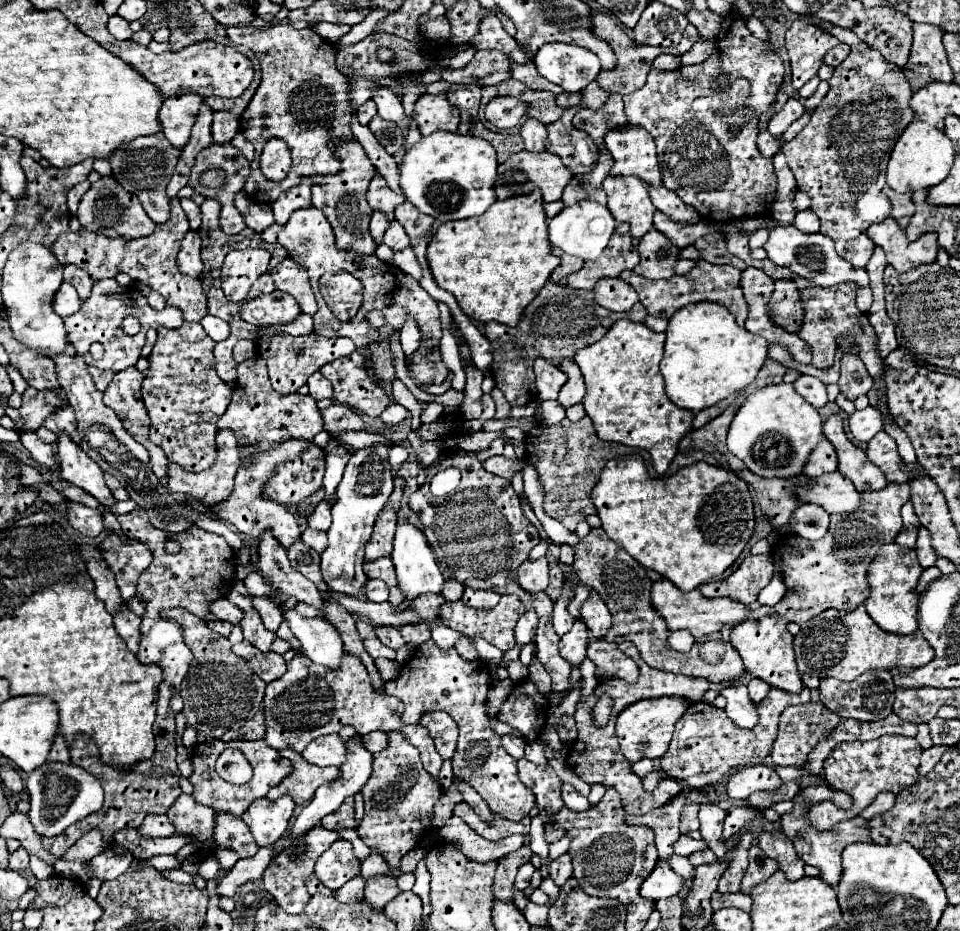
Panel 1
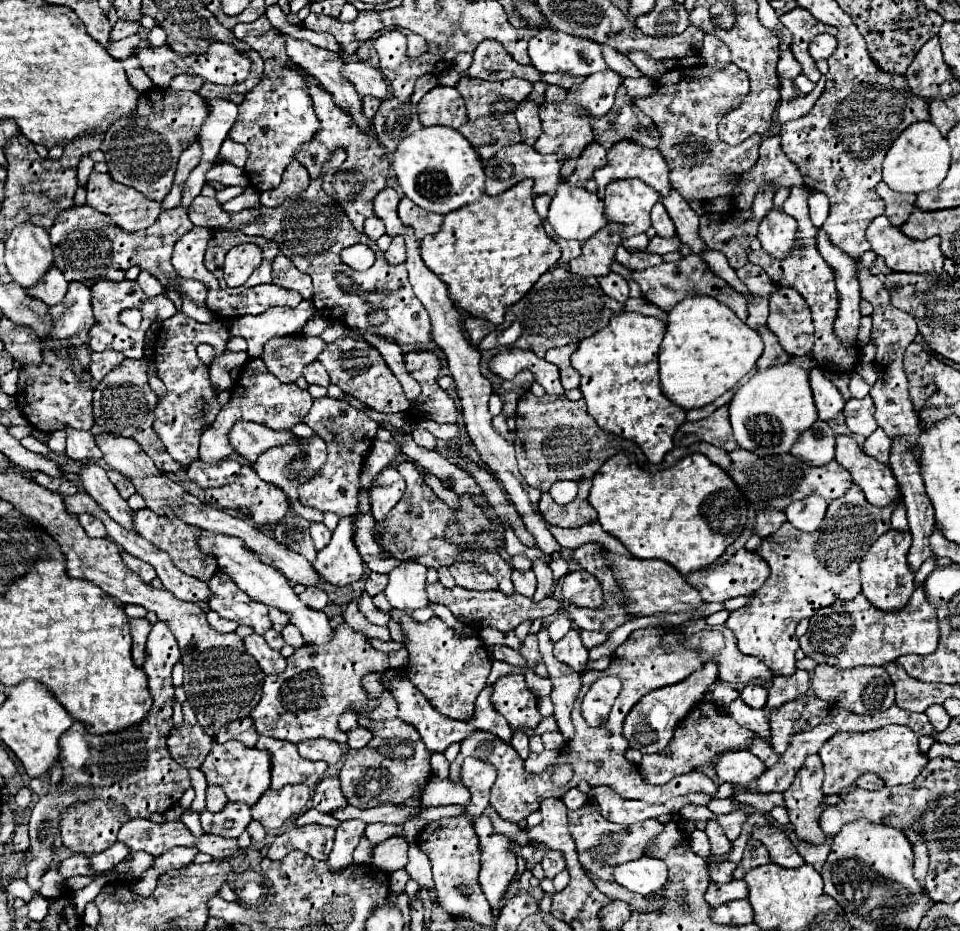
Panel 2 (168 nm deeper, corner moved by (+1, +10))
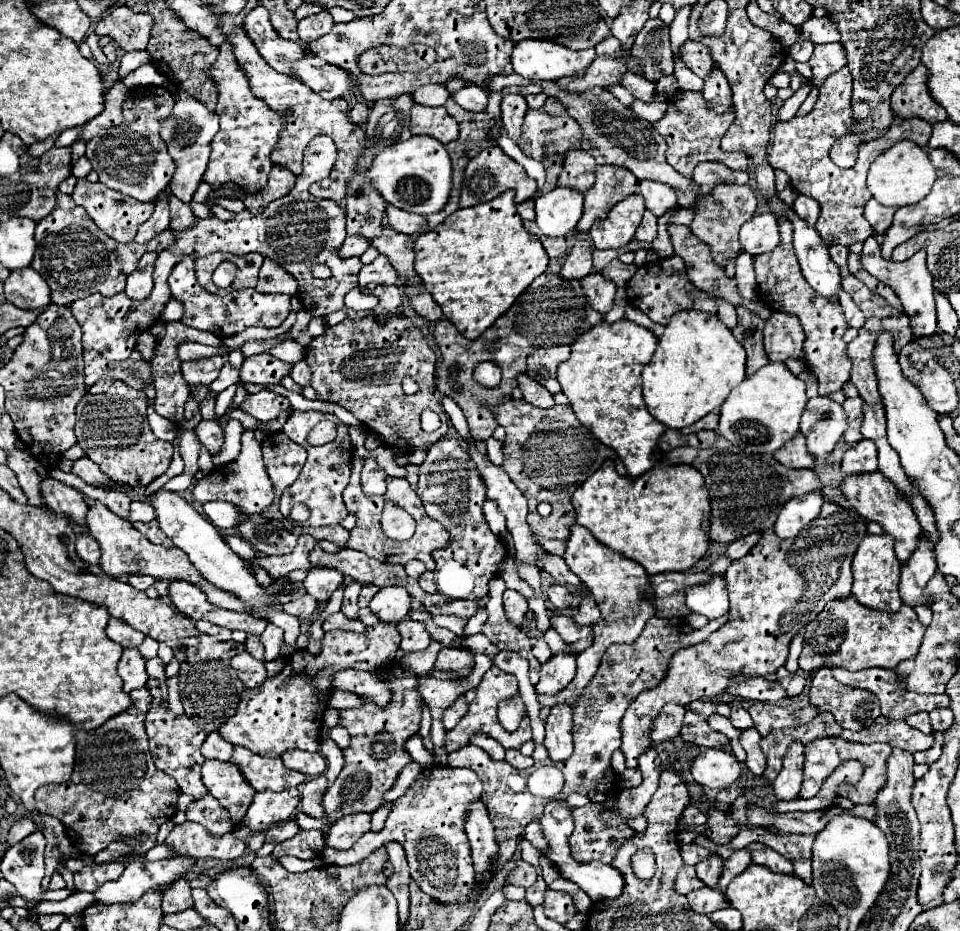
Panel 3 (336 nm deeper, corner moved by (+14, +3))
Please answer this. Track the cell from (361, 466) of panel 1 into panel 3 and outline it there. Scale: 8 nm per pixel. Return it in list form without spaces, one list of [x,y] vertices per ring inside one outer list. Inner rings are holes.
[[[313,567],[305,579],[305,591],[319,603],[327,603],[333,591],[343,583],[343,575],[333,569]]]

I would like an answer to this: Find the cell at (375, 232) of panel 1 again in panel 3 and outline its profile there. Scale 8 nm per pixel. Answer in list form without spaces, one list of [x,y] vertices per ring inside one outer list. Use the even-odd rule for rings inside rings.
[[[351,235],[343,241],[341,249],[339,249],[339,255],[341,259],[347,259],[347,257],[361,257],[365,253],[365,249],[369,247],[369,243],[365,243],[365,239],[357,239],[357,235]]]

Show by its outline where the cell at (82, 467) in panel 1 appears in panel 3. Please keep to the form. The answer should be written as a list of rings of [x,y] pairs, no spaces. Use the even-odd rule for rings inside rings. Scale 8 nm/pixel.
[[[99,501],[95,505],[89,507],[89,519],[87,519],[87,527],[89,527],[89,535],[101,545],[101,569],[113,577],[113,579],[121,579],[121,577],[129,577],[135,573],[141,575],[151,575],[155,579],[161,581],[187,581],[193,583],[197,587],[203,589],[203,593],[207,595],[207,601],[213,605],[219,605],[221,609],[229,609],[229,611],[237,611],[237,613],[251,613],[245,609],[245,605],[241,603],[241,599],[229,591],[223,591],[219,587],[215,587],[213,583],[209,583],[187,559],[187,555],[179,549],[179,547],[161,547],[151,543],[145,535],[141,535],[129,521],[117,517],[115,513],[111,513],[105,505],[101,505]]]

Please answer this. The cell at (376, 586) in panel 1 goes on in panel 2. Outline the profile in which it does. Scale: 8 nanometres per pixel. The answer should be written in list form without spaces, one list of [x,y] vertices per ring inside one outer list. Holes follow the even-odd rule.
[[[370,572],[370,576],[366,578],[366,592],[370,596],[376,596],[378,592],[382,592],[388,584],[388,576],[386,574],[378,574],[378,572]]]

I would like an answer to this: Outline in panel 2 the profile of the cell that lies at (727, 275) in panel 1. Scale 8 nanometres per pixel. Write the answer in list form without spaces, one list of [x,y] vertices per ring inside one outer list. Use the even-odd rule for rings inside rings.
[[[690,254],[690,256],[684,256],[680,262],[662,262],[660,266],[654,266],[654,268],[646,268],[646,270],[628,270],[632,280],[640,286],[642,290],[642,296],[656,304],[658,308],[670,312],[680,300],[684,300],[686,296],[694,296],[694,294],[704,294],[704,296],[712,296],[716,298],[718,302],[726,304],[740,320],[746,320],[748,318],[748,302],[746,302],[746,296],[736,292],[726,280],[722,280],[720,276],[716,276],[714,272],[710,272],[708,264],[704,260],[700,260],[696,254]]]

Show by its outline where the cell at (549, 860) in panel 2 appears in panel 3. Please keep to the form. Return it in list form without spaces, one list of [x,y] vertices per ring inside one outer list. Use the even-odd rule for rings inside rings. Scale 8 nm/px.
[[[517,861],[515,869],[507,875],[505,883],[517,885],[517,887],[525,887],[525,889],[527,889],[527,887],[531,887],[531,885],[535,883],[535,879],[537,879],[535,869],[533,869],[529,863],[525,863],[525,861]]]

